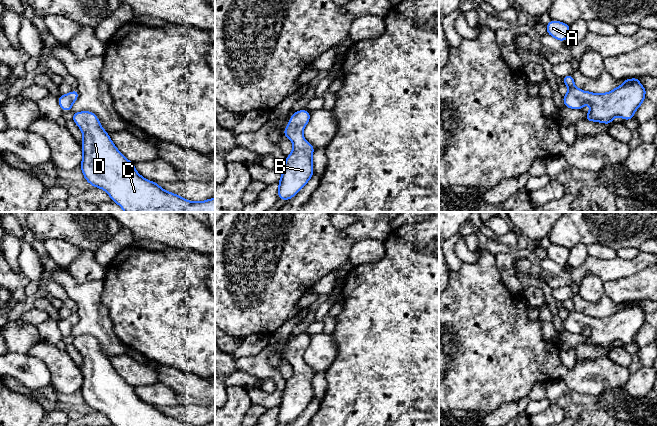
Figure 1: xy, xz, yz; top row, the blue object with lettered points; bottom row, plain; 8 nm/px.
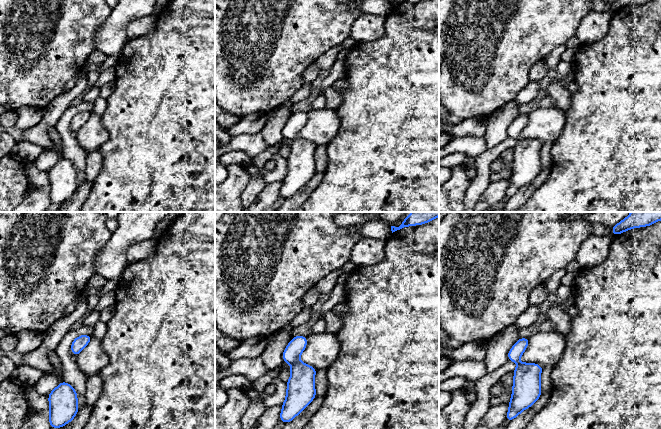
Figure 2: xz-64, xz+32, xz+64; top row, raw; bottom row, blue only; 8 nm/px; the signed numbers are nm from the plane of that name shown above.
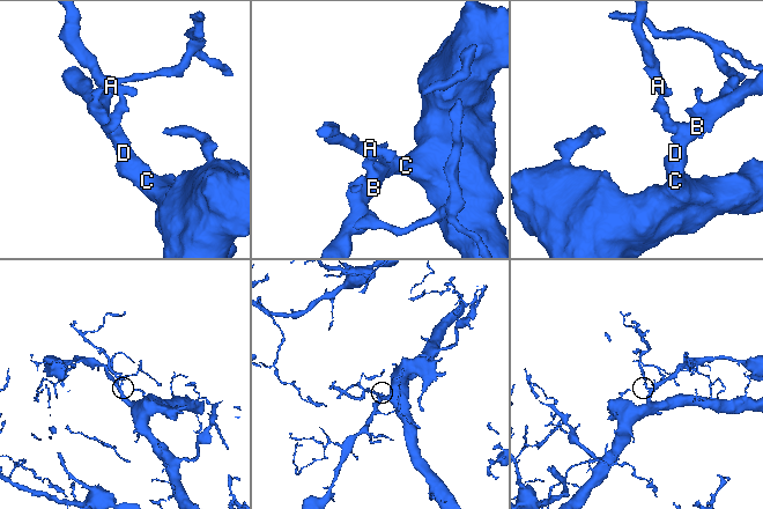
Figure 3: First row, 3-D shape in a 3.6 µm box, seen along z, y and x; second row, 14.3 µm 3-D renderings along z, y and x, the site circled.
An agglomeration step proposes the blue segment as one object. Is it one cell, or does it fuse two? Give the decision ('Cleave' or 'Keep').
Keep

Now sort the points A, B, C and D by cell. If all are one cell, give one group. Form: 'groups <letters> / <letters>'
groups A B C D

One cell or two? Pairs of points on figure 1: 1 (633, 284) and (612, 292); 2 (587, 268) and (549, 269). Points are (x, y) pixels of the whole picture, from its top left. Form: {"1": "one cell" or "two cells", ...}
{"1": "one cell", "2": "one cell"}

